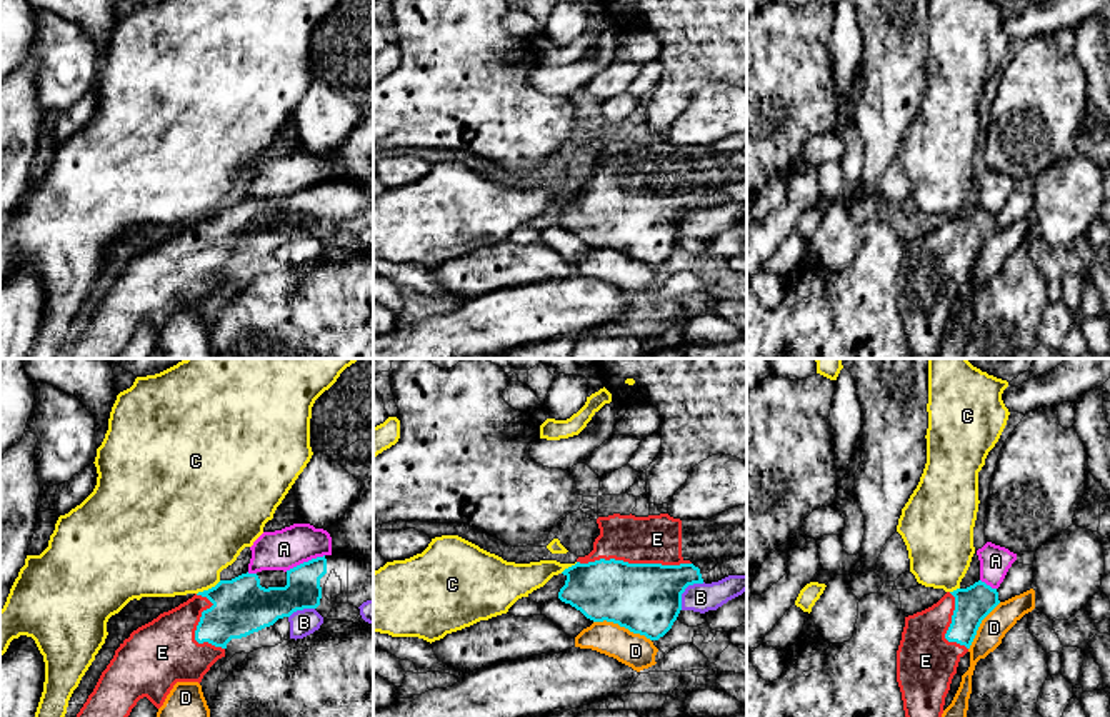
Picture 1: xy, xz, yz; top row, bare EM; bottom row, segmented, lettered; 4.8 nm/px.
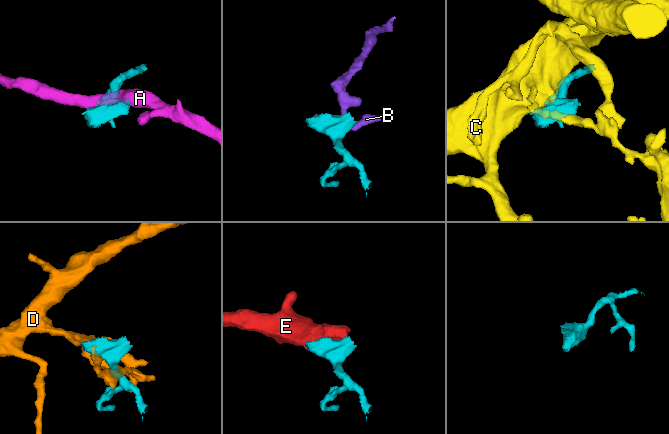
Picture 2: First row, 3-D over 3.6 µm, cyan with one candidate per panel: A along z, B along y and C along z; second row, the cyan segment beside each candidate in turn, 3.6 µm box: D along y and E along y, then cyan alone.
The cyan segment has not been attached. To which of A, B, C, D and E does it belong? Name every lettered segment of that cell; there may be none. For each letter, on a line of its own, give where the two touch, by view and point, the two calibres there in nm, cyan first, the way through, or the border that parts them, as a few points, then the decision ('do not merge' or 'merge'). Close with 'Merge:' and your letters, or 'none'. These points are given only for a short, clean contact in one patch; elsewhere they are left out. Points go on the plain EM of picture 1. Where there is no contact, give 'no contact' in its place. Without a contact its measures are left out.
A: meets cyan in xy at (304, 189); 170 nm thick on the cyan side, 190 nm on the other; do not merge
B: meets cyan in xz at (684, 217); 340 nm thick on the cyan side, 140 nm on the other; border along xz (704, 209), (694, 209), (685, 215), (680, 235); do not merge
C: meets cyan in xy at (209, 215); 280 nm thick on the cyan side, 460 nm on the other; border along xy (220, 207), (197, 220); do not merge
D: meets cyan in xz at (622, 252); 340 nm thick on the cyan side, 160 nm on the other; do not merge
E: meets cyan in xz at (634, 190); 340 nm thick on the cyan side, 240 nm on the other; merge
Merge: E

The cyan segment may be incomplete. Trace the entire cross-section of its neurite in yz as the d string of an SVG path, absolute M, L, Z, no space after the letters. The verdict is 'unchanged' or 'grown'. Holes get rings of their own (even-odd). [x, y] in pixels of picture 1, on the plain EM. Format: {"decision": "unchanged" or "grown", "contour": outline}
{"decision": "grown", "contour": "M978 207L905 243L897 277L897 308L912 358L937 358L958 288L982 247L998 230L997 215Z"}

